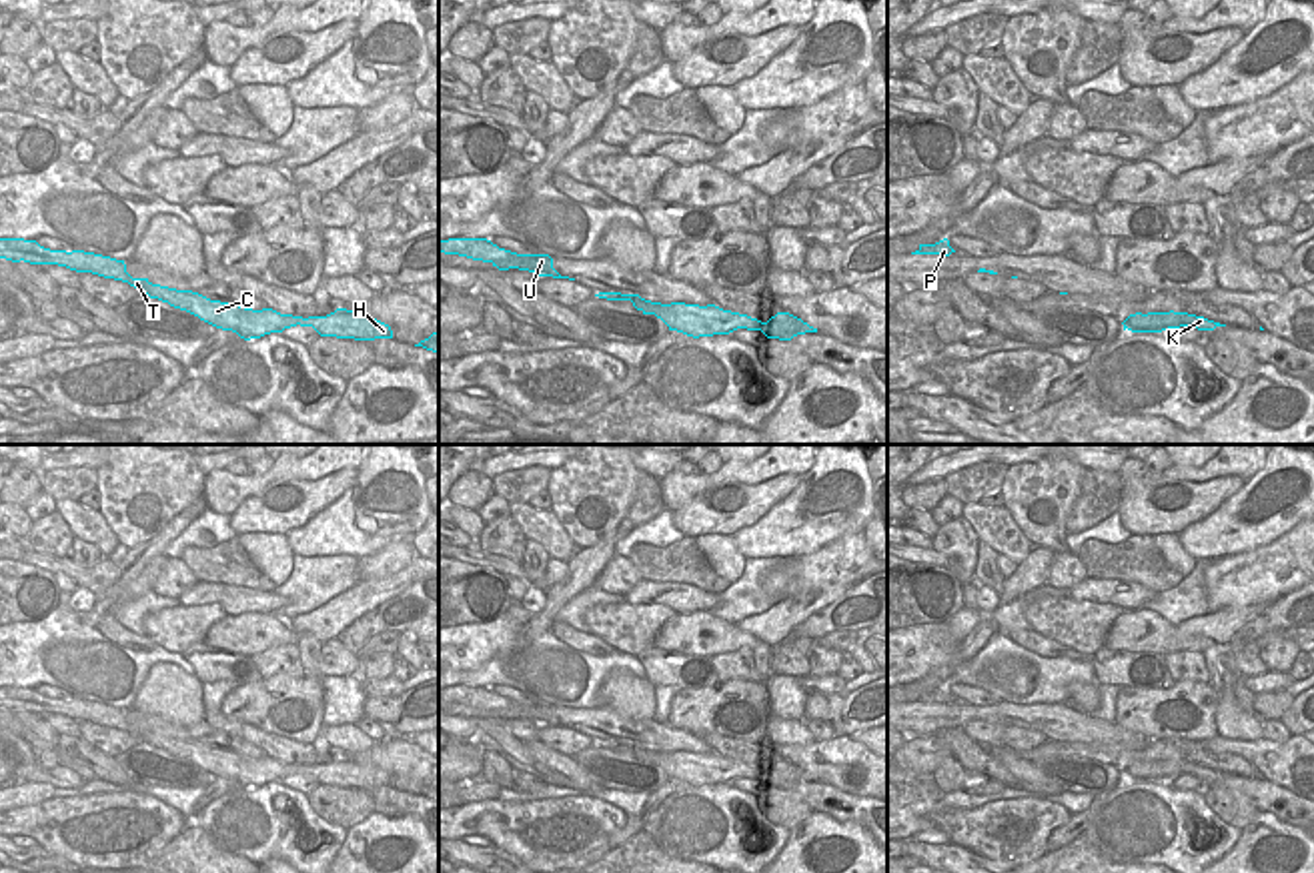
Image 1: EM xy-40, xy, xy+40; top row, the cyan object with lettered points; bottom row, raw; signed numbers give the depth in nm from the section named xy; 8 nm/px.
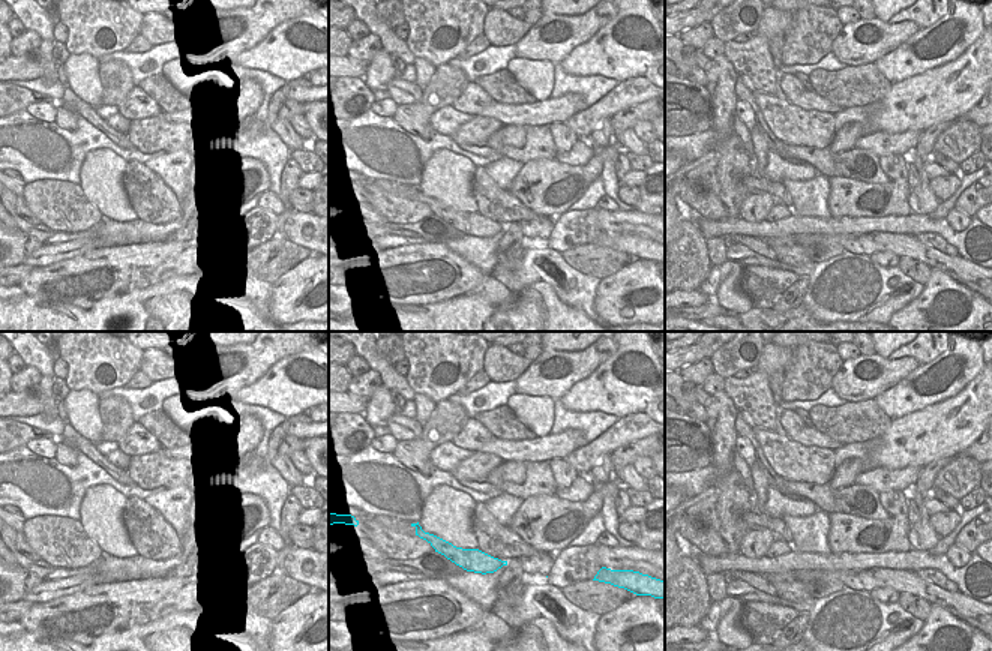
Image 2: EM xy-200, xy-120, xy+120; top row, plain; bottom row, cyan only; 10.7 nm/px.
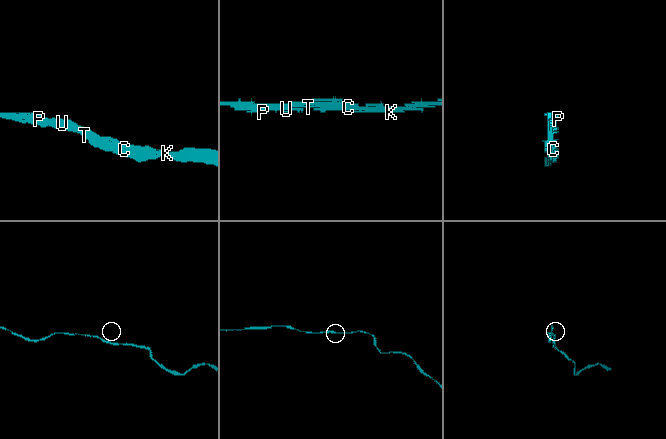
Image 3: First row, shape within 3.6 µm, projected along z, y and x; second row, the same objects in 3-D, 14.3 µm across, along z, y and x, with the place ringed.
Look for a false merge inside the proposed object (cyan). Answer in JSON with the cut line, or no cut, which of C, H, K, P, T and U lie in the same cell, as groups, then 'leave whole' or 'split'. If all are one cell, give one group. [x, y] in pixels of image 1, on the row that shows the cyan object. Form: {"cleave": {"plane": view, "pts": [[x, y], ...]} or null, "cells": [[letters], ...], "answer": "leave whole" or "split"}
{"cleave": null, "cells": [["C", "H", "K", "P", "T", "U"]], "answer": "leave whole"}

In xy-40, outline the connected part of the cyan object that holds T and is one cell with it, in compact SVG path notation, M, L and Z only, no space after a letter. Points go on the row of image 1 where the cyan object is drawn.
M0 238L0 258L12 262L24 260L30 264L58 264L76 272L92 272L104 278L128 282L130 286L138 288L140 294L148 294L150 298L158 298L174 308L186 310L216 328L232 330L244 340L260 338L270 332L282 332L284 328L296 324L312 326L320 336L355 340L393 338L389 324L377 318L361 316L355 310L337 308L326 316L308 318L280 314L272 308L252 310L234 302L210 300L192 290L152 284L148 278L132 278L126 272L124 260L84 250L50 250L40 246L36 240Z

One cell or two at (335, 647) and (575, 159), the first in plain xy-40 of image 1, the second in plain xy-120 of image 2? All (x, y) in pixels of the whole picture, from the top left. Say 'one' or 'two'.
one

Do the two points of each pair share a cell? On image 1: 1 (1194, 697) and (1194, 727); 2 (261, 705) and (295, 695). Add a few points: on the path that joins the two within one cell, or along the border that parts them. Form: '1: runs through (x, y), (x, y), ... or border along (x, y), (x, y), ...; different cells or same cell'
1: runs through (1194, 705), (1200, 713), (1198, 719); same cell
2: runs through (269, 703), (281, 691), (287, 695); same cell

